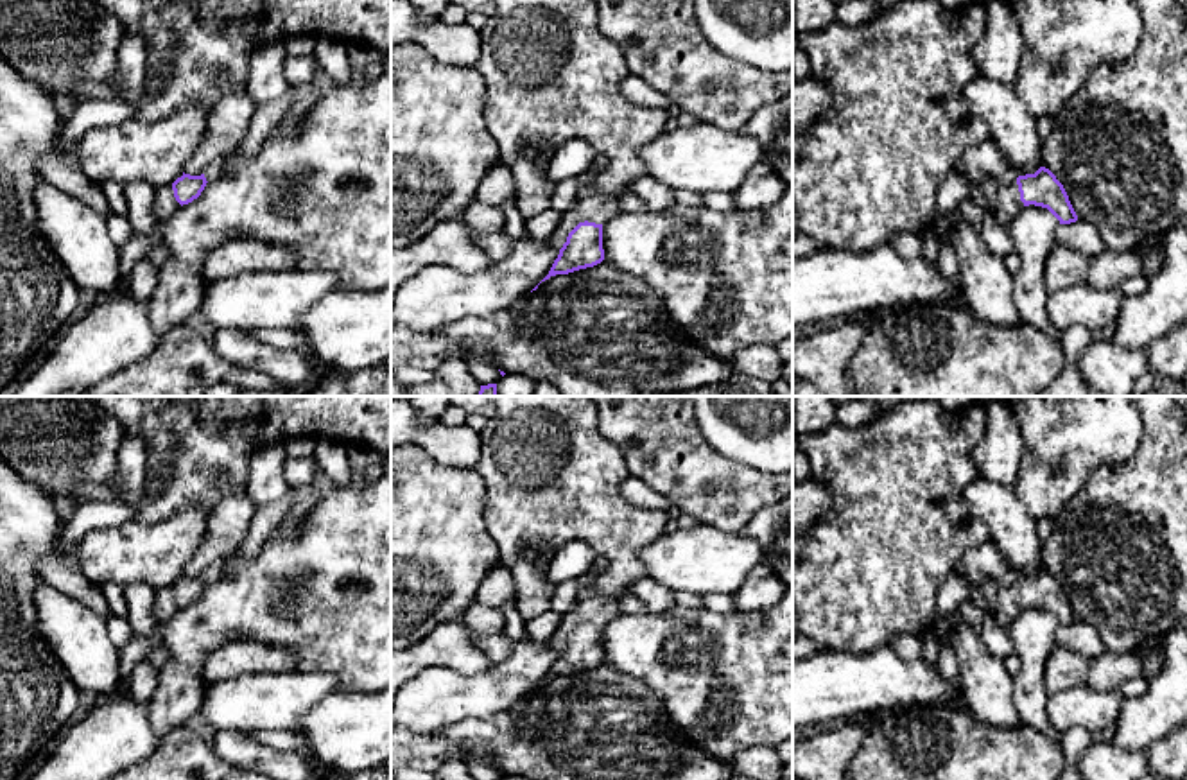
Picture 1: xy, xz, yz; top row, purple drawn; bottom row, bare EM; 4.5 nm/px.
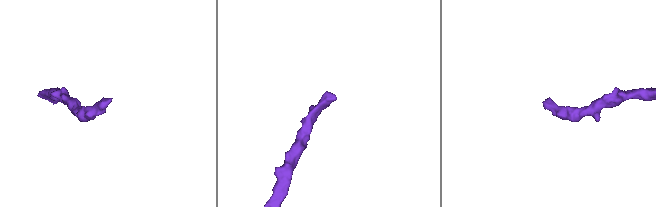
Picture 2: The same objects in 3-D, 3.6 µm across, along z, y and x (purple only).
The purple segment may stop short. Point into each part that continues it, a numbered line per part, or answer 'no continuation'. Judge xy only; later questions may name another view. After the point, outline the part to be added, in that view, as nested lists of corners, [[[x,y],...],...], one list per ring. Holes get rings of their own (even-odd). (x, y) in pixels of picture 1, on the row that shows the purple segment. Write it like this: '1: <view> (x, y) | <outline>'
1: xy (165, 205) | [[[163,185],[156,188],[156,197],[152,204],[152,212],[158,221],[169,219],[181,204],[174,197],[172,185]]]

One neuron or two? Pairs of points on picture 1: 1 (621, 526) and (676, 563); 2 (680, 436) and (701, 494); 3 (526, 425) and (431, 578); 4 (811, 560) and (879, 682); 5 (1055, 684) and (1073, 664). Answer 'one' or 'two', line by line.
1: two
2: one
3: two
4: two
5: one

